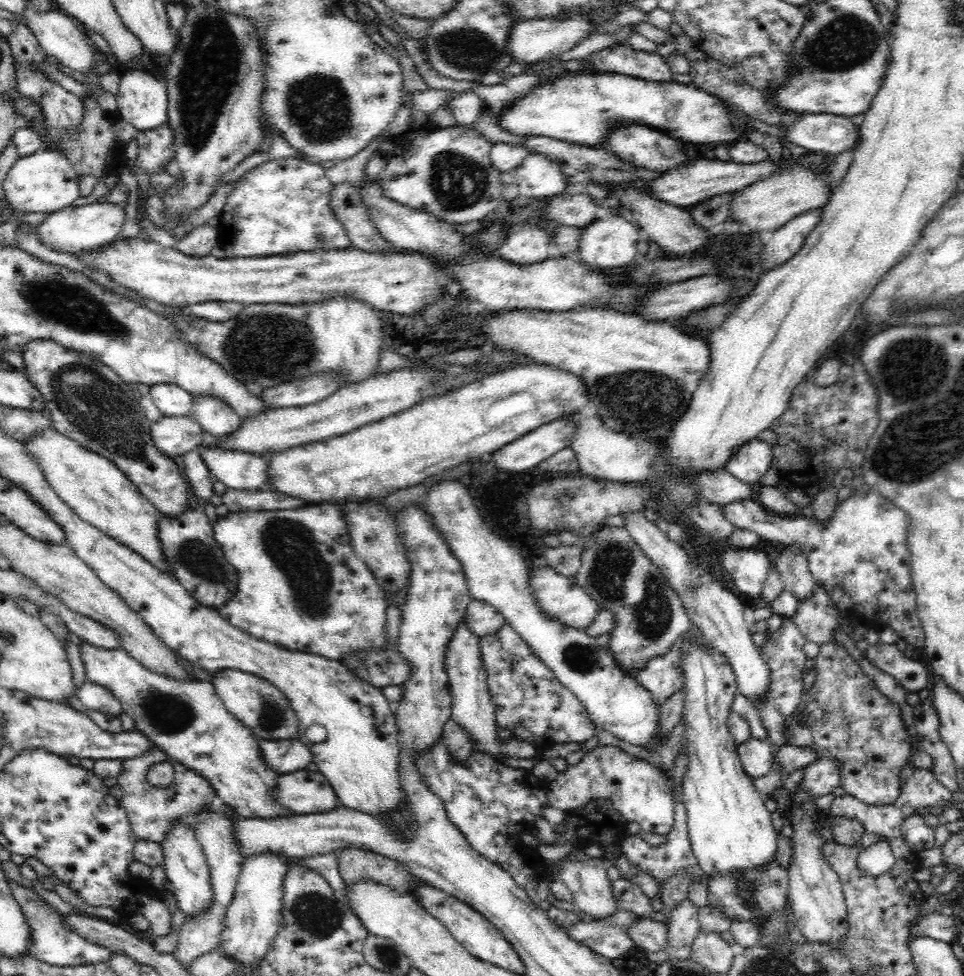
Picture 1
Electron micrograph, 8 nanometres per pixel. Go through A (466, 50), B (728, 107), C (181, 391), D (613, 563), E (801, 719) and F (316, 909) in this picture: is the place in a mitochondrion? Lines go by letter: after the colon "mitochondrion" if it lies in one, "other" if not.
A: mitochondrion
B: other
C: other
D: mitochondrion
E: other
F: mitochondrion

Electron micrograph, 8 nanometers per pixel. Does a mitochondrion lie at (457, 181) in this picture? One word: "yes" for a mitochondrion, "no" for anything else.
yes

